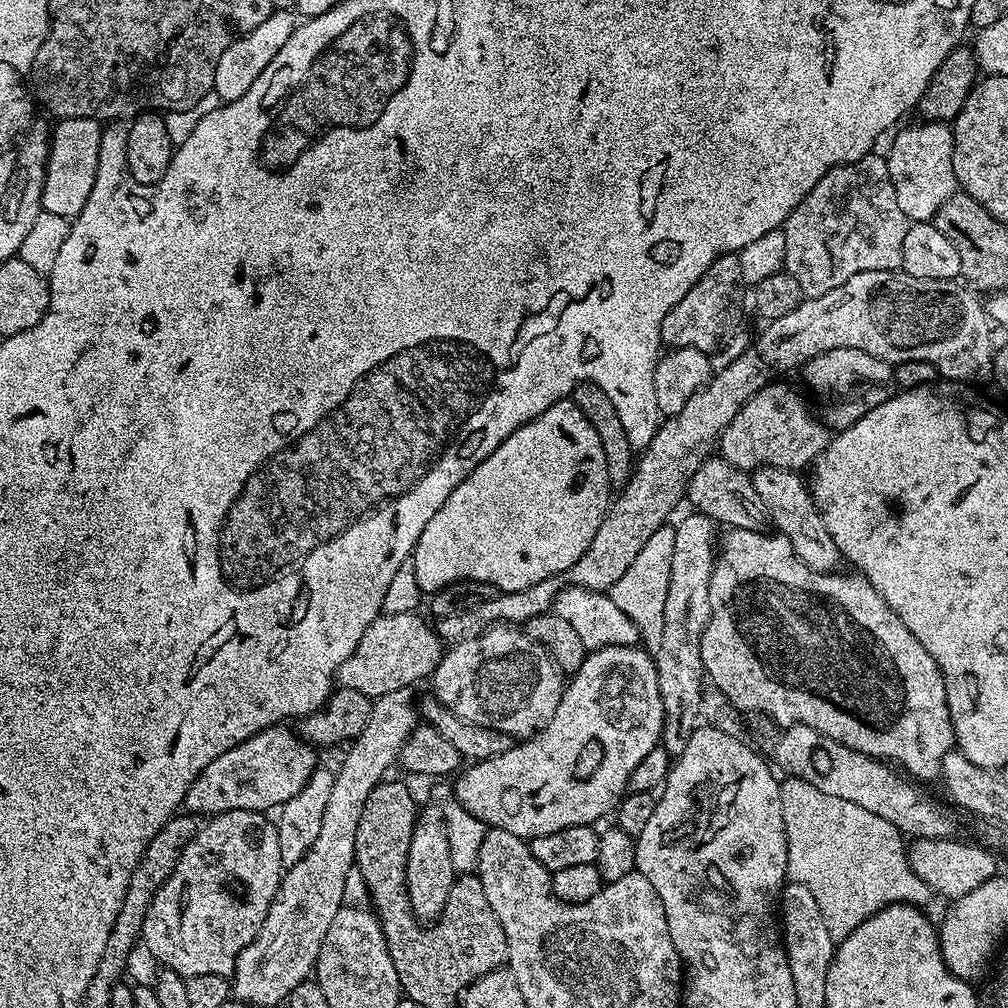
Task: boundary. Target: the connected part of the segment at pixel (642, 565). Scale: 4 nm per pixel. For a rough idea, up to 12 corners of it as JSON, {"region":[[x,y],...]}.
{"region":[[676,529],[654,532],[608,595],[662,650]]}

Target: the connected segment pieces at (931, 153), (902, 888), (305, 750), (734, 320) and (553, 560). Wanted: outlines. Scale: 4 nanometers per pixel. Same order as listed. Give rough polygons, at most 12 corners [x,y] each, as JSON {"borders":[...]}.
{"borders":[[[951,123],[901,127],[886,152],[894,198],[928,222],[958,190]],[[780,780],[787,879],[833,942],[892,904],[924,906],[886,818]],[[291,727],[218,754],[183,811],[267,813],[318,767]],[[727,252],[662,318],[661,345],[719,352],[741,331],[745,288]],[[557,399],[426,522],[421,593],[526,590],[608,513],[598,430]]]}

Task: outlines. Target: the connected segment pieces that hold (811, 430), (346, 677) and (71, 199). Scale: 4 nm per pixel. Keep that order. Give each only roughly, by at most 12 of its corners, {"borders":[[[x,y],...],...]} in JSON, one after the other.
{"borders":[[[790,385],[758,389],[720,433],[736,468],[804,470],[828,425]],[[416,612],[381,614],[339,687],[375,698],[427,681],[446,651]],[[102,124],[50,132],[40,207],[77,216],[98,174]]]}

